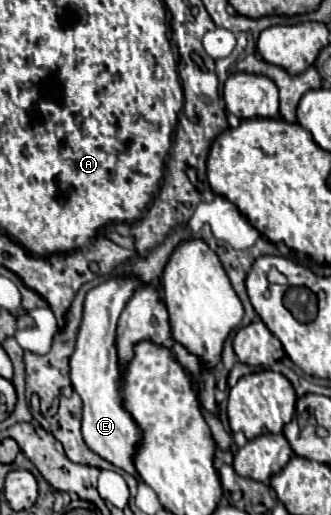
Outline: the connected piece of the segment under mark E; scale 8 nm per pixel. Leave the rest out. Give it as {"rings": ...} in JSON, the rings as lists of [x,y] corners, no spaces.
{"rings":[[[127,277],[123,281],[109,279],[93,287],[85,297],[83,319],[77,333],[77,345],[71,355],[71,383],[83,401],[83,439],[85,443],[99,453],[103,459],[111,461],[115,467],[137,477],[133,467],[133,453],[139,445],[141,431],[133,417],[123,409],[121,389],[119,389],[119,357],[115,353],[115,333],[117,321],[141,285],[137,277]]]}

